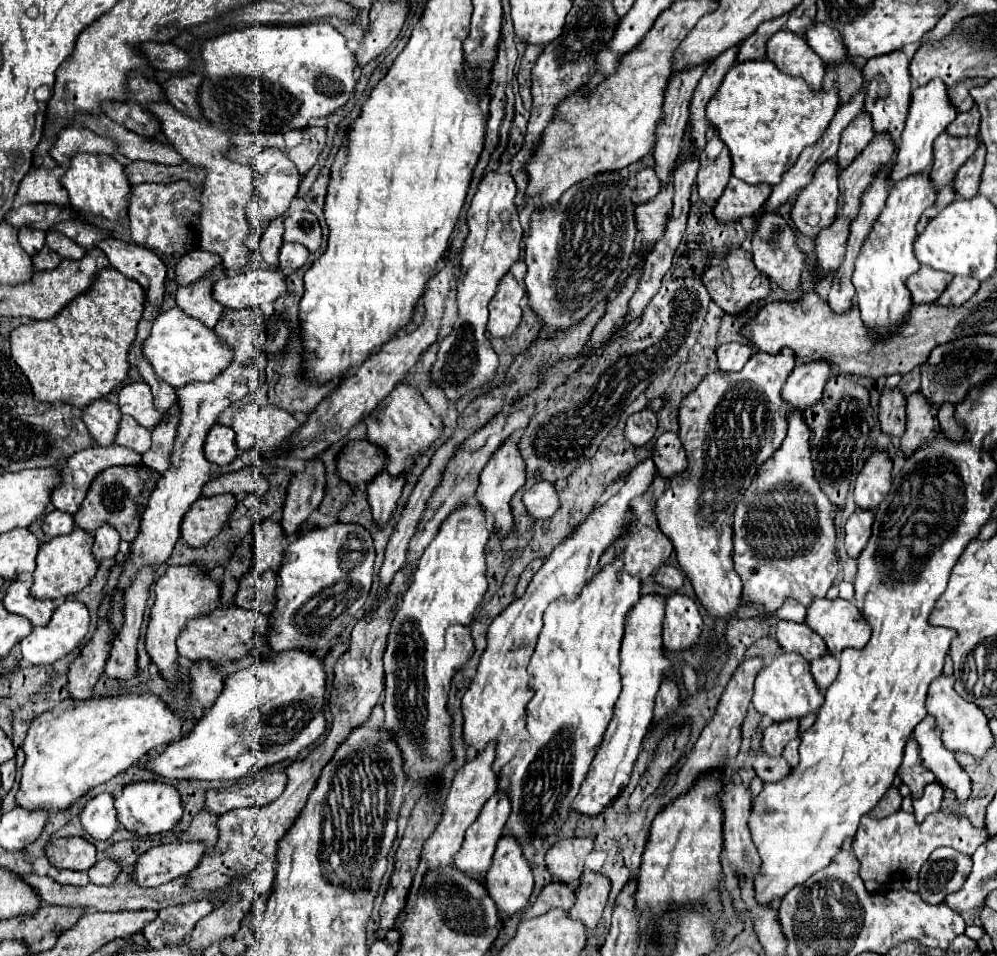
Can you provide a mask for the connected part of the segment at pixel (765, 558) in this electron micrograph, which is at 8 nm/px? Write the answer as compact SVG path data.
M792 409L788 413L788 435L786 439L782 441L780 449L776 451L776 455L772 455L772 459L768 459L768 463L764 463L764 467L760 467L760 471L754 475L754 481L752 485L746 489L744 493L744 499L736 505L736 511L734 511L734 523L732 523L732 541L734 541L734 549L732 549L732 561L734 561L734 571L740 575L742 583L744 583L744 589L742 589L742 603L744 605L752 605L752 607L764 607L766 611L774 613L778 611L786 599L796 599L798 603L802 603L804 607L808 607L816 597L826 597L826 591L832 587L836 575L838 575L838 559L836 559L836 525L834 525L834 519L836 519L836 505L830 503L830 499L822 493L820 489L820 483L818 479L814 477L814 469L812 469L812 459L810 459L810 429L802 417L802 411L800 409Z

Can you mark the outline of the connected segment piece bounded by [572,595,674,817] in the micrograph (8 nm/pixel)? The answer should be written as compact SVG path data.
M642 595L634 611L628 615L626 633L622 639L620 651L620 675L622 675L622 693L614 705L614 717L604 733L600 749L590 765L588 777L580 787L580 793L572 801L572 809L586 817L600 815L616 795L628 785L632 767L640 753L640 743L648 733L648 725L652 721L652 707L654 697L662 679L674 671L672 663L662 653L662 617L664 617L664 597L660 595Z

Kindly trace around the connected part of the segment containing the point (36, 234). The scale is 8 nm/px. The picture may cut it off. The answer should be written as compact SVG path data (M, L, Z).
M28 225L20 227L20 245L28 255L36 255L36 251L40 251L44 247L46 241L46 233L40 229L32 229Z

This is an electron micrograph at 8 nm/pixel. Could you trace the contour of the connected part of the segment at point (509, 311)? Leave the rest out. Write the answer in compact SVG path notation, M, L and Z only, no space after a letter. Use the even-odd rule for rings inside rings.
M506 273L500 283L496 297L492 297L488 309L490 309L490 319L488 319L488 333L492 337L506 337L510 335L522 317L522 303L524 299L524 287L512 277L512 273Z

